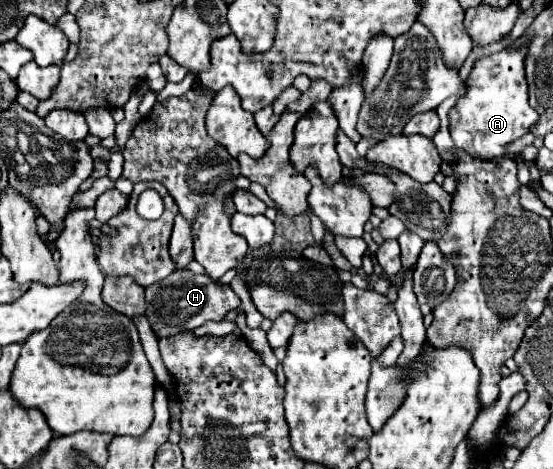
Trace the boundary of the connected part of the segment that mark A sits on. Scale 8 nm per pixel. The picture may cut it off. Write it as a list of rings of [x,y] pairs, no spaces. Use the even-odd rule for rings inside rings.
[[[525,49],[499,51],[475,61],[469,75],[467,95],[457,99],[455,107],[449,111],[449,131],[455,147],[477,159],[495,159],[505,155],[507,145],[531,129],[531,125],[537,121],[537,113],[527,101],[523,59]]]

